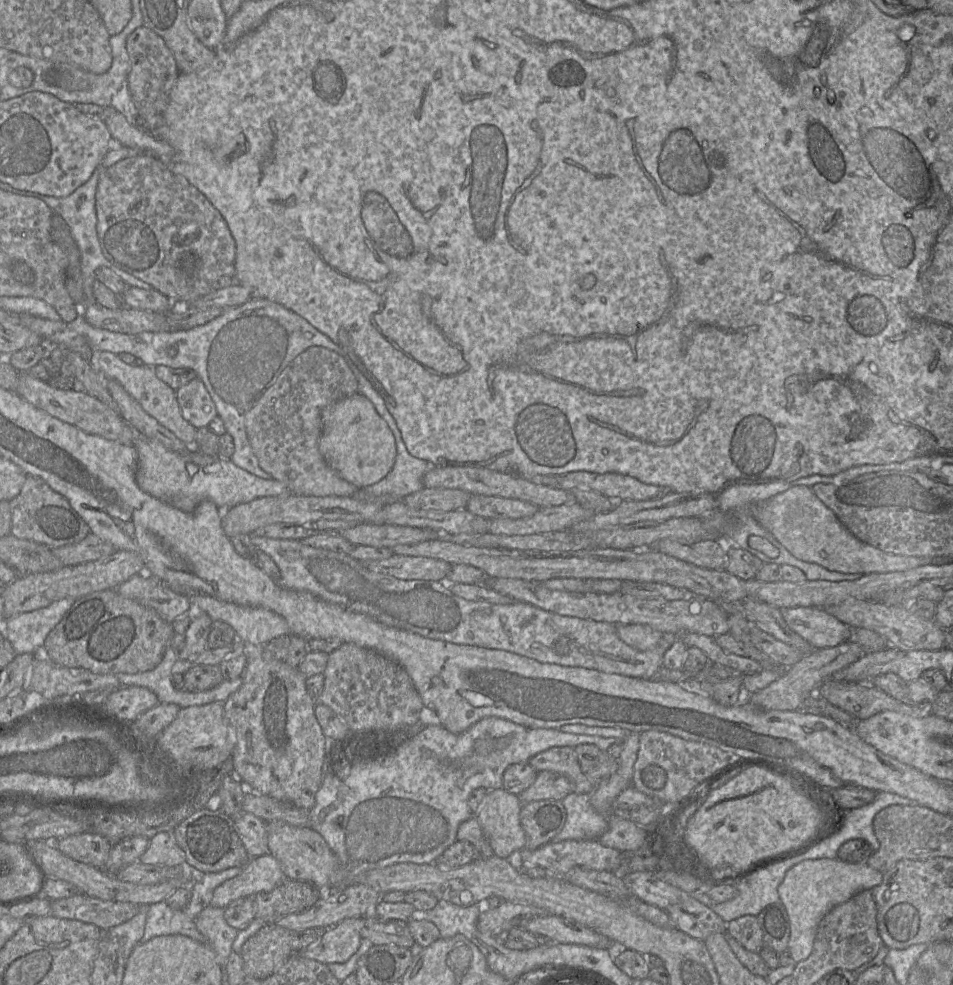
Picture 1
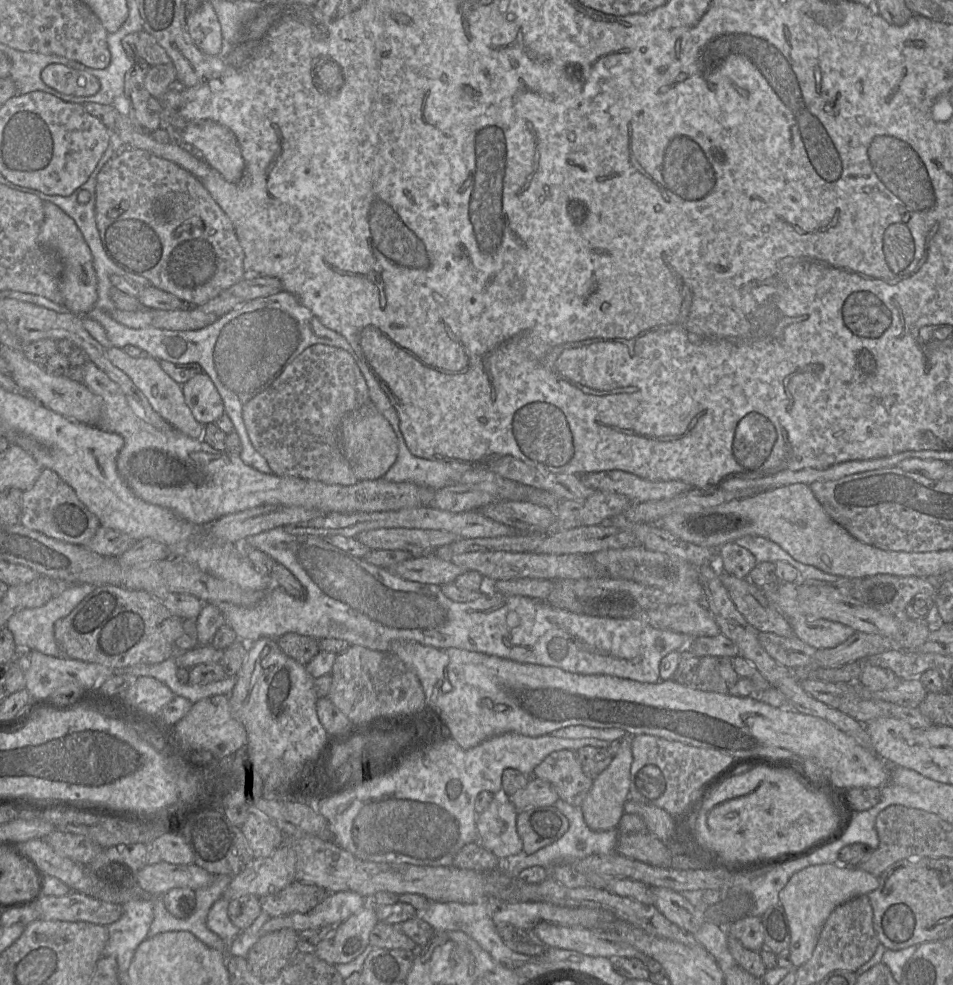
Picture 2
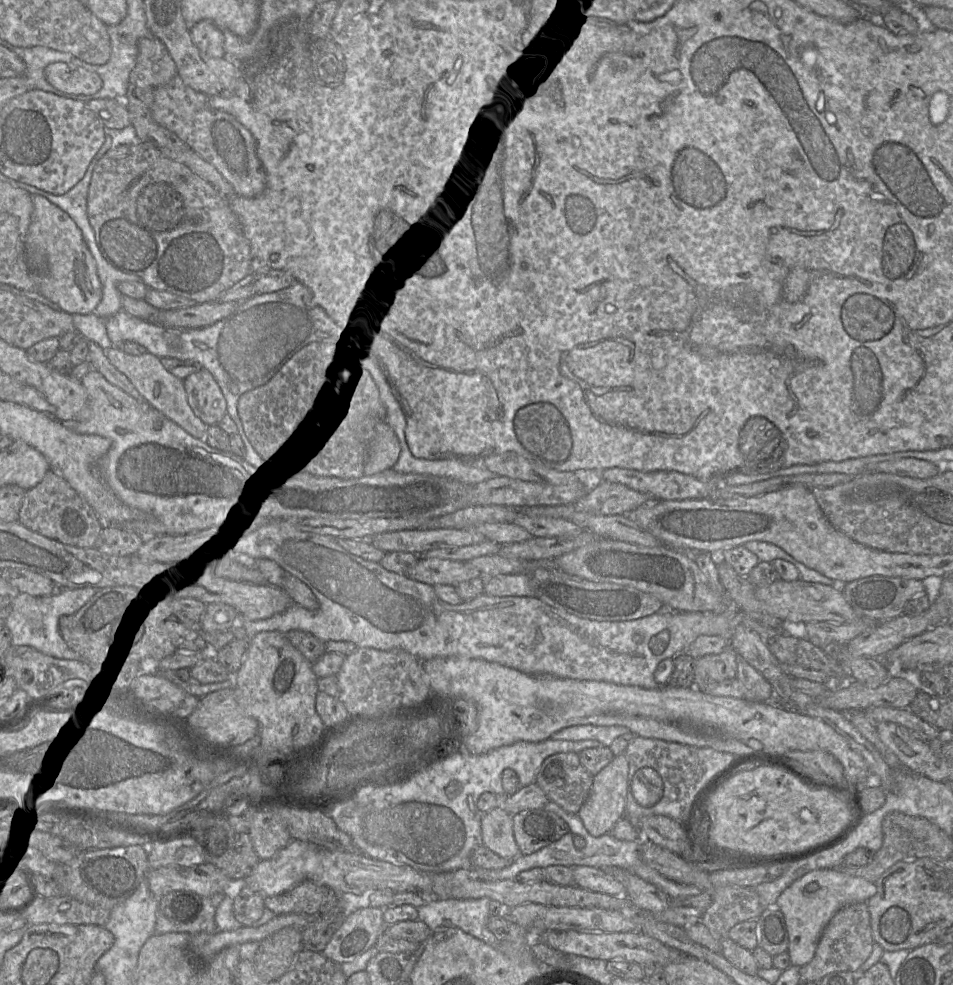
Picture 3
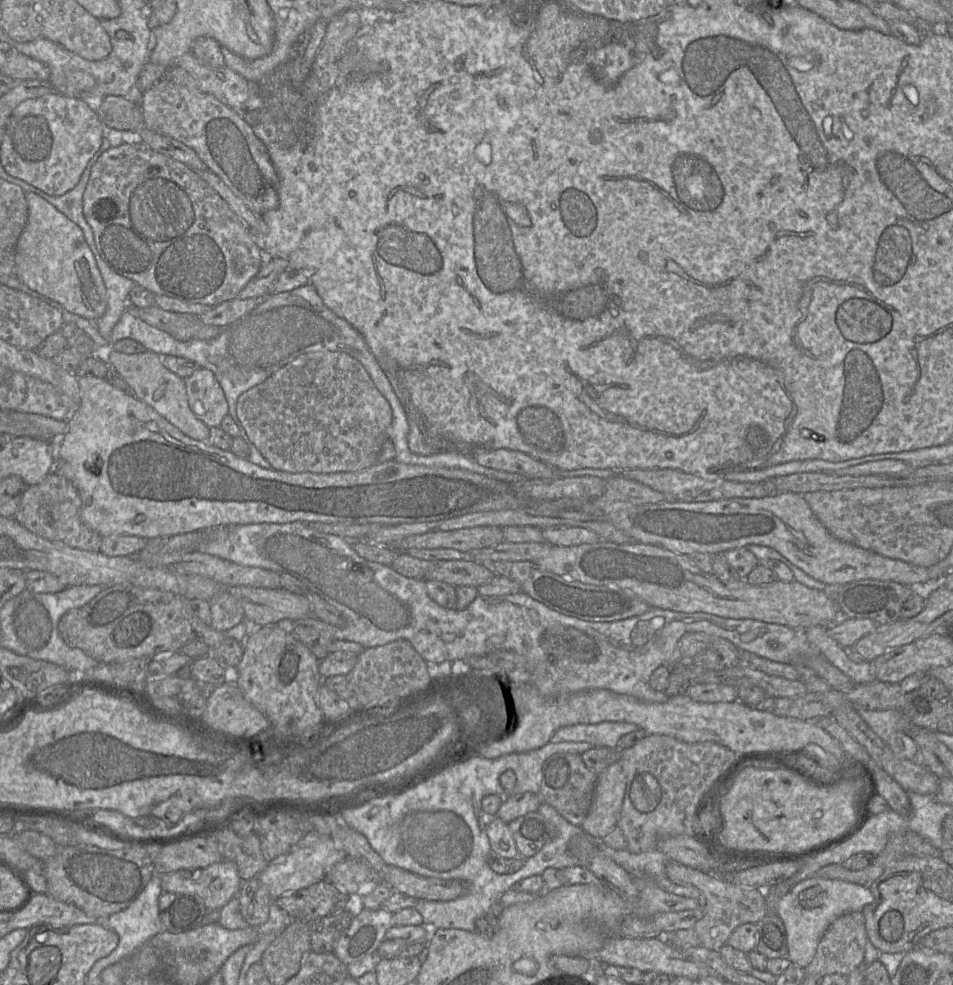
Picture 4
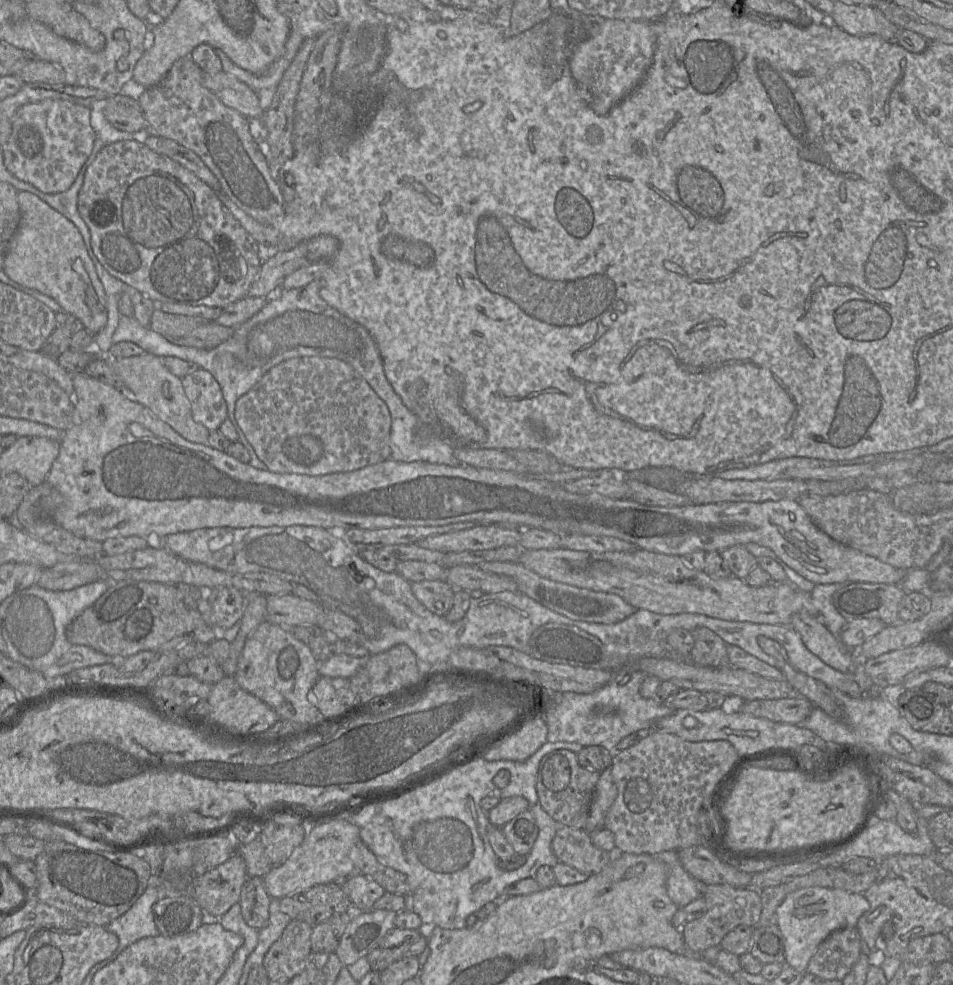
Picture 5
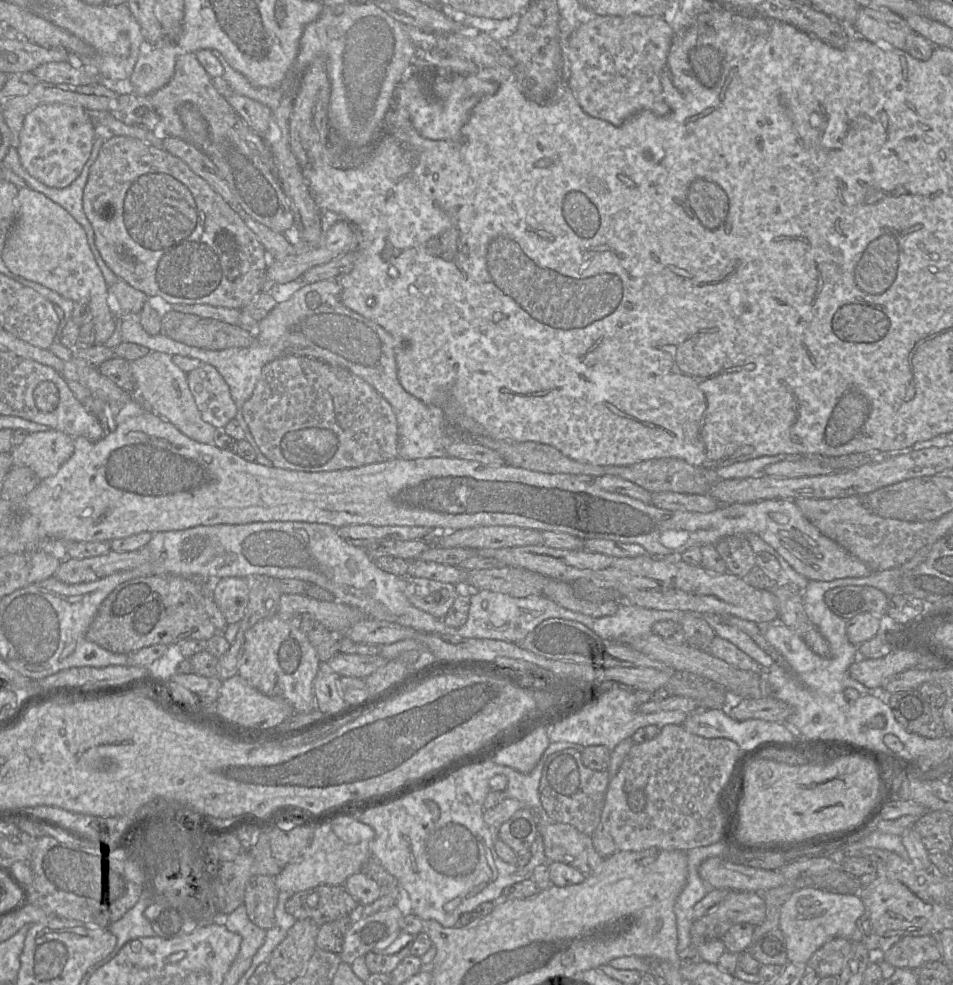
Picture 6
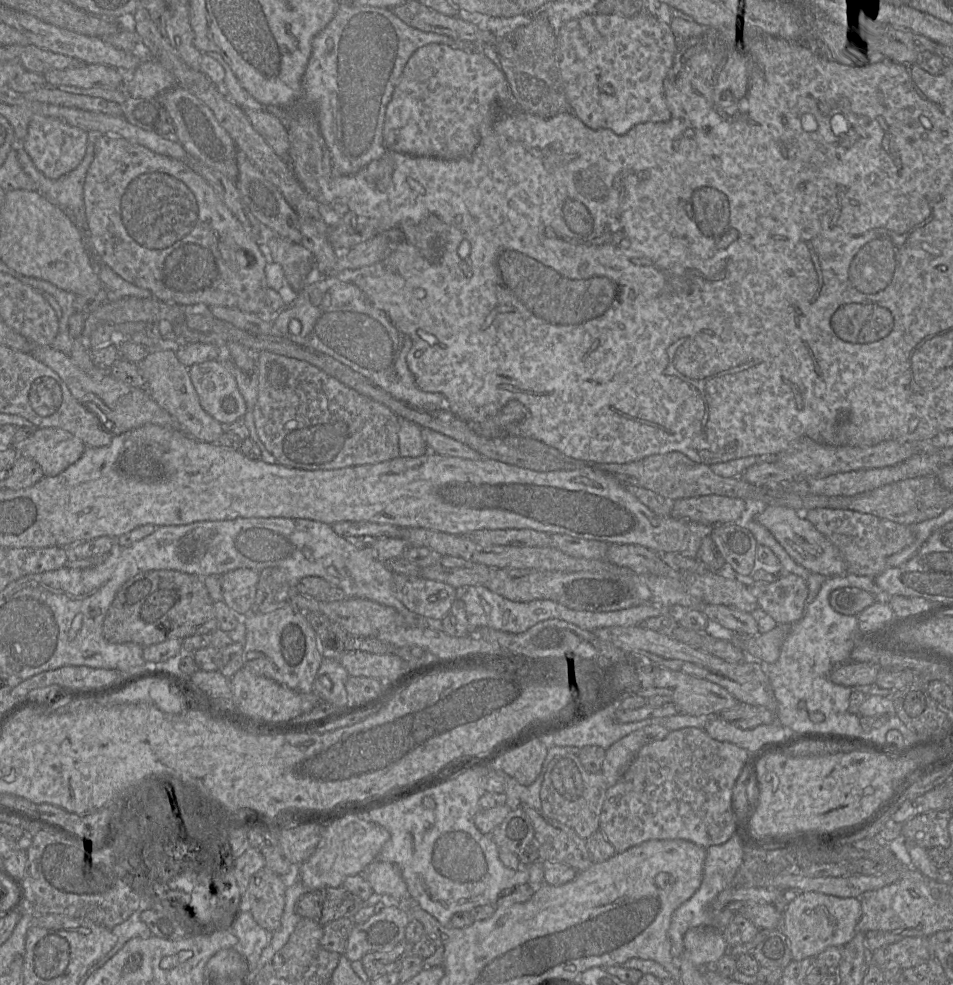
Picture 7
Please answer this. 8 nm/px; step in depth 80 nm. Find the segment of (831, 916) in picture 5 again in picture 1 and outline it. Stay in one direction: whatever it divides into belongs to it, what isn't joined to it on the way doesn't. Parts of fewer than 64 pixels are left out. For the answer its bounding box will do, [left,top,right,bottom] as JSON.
[778,859,882,963]

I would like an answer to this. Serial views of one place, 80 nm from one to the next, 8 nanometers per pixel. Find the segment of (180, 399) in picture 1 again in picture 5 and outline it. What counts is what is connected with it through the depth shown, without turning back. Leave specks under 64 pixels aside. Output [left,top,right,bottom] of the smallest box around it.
[182,370,227,431]

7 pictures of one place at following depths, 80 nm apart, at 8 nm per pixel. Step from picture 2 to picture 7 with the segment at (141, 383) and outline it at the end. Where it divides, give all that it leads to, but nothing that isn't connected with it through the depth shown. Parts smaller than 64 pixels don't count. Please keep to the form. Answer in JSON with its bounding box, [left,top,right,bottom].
[138,350,227,443]

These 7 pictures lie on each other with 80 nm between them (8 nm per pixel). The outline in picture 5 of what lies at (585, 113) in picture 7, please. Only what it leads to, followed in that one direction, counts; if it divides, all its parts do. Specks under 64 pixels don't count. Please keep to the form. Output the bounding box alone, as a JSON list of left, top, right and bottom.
[570,19,657,115]

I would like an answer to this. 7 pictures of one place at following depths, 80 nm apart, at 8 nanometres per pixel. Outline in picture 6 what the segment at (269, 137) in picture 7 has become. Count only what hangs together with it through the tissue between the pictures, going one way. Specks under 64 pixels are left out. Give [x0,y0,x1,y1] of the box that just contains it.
[222,87,272,137]

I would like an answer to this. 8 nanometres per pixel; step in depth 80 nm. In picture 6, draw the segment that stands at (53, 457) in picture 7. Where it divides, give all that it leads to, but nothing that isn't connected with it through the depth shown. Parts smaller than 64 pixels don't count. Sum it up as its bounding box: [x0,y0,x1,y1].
[11,429,74,480]

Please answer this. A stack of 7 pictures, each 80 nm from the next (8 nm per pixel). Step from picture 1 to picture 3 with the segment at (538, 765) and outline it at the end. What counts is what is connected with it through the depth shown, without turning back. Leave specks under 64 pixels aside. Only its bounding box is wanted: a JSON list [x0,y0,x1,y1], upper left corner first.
[536,752,593,814]

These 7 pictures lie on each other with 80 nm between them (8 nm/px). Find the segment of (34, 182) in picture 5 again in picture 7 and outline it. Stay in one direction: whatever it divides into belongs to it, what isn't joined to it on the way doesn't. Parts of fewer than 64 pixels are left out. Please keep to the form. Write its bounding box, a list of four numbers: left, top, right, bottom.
[22,116,89,179]

